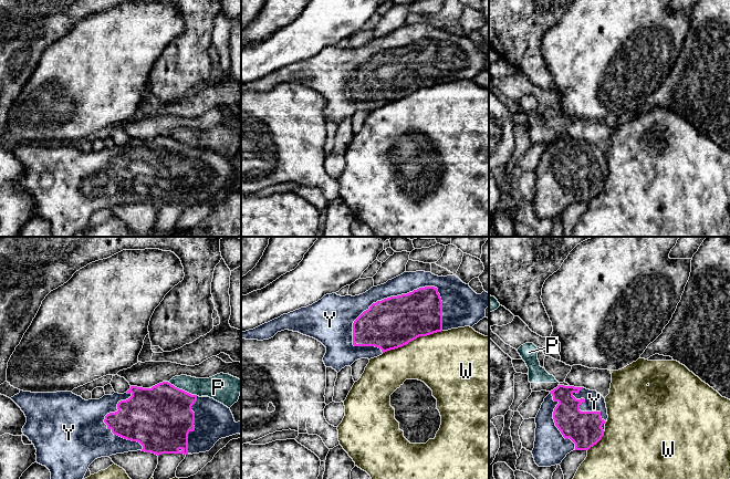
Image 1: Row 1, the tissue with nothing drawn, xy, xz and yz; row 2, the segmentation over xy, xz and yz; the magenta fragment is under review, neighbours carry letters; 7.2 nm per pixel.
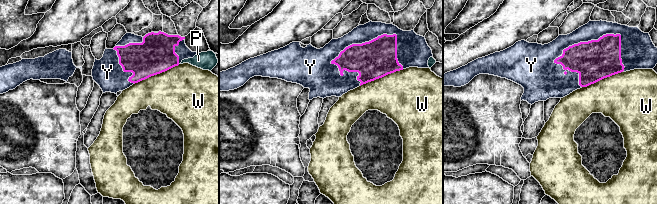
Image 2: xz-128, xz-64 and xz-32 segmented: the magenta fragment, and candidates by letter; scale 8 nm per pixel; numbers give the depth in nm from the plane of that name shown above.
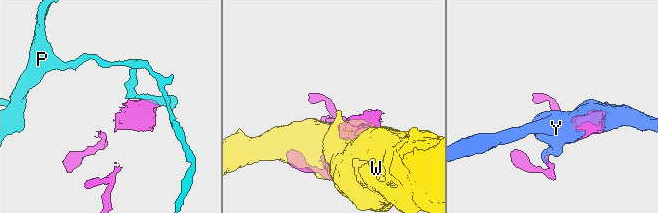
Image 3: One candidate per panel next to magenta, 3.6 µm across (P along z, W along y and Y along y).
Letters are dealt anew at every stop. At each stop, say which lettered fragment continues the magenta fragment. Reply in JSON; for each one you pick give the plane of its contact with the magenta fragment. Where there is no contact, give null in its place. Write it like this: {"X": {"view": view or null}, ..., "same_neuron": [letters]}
{"Y": {"view": "xz"}, "same_neuron": ["Y"]}

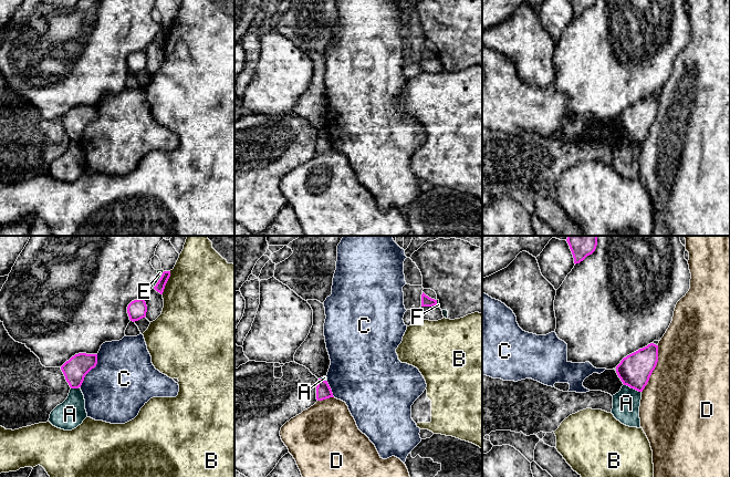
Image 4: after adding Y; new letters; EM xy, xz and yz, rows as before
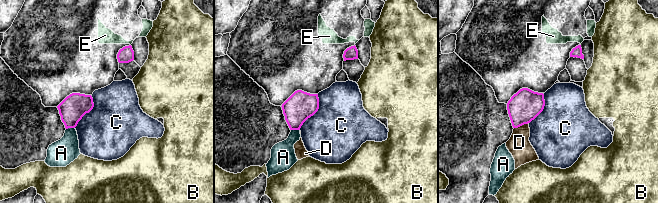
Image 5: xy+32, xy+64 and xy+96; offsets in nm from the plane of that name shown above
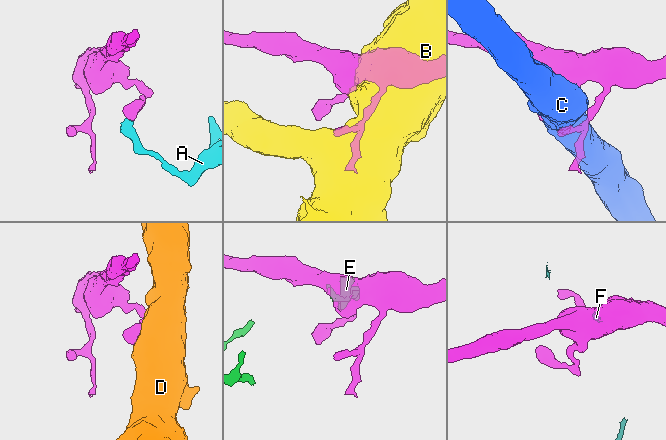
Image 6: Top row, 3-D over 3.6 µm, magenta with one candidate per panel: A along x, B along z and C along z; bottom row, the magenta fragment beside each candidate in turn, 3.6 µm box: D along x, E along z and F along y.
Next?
{"same_neuron": []}

